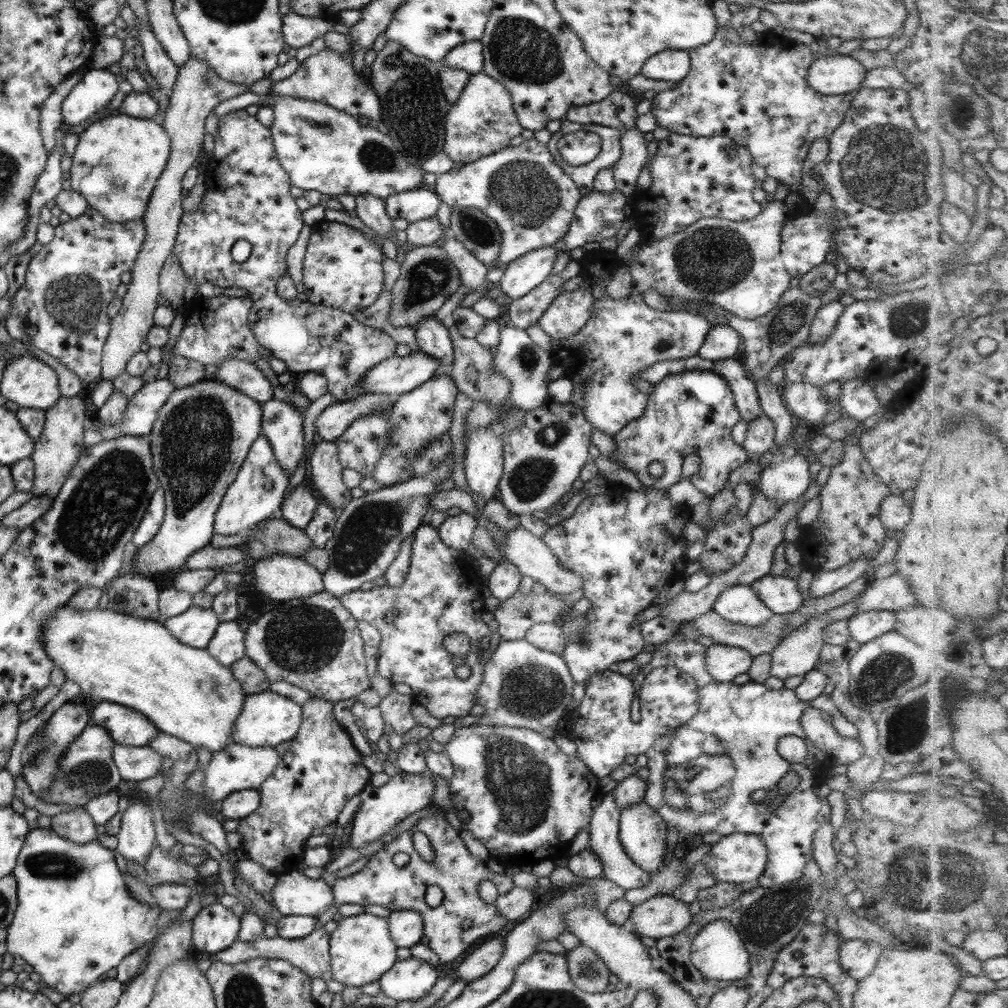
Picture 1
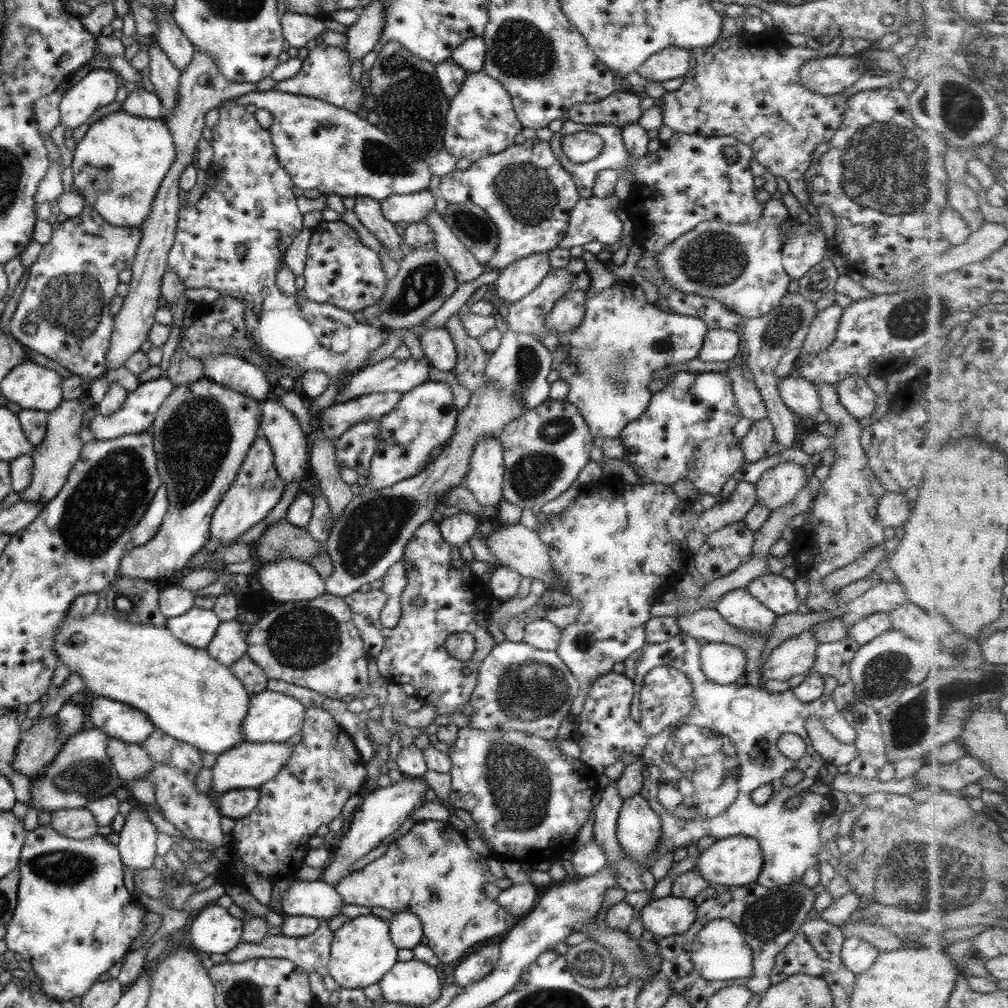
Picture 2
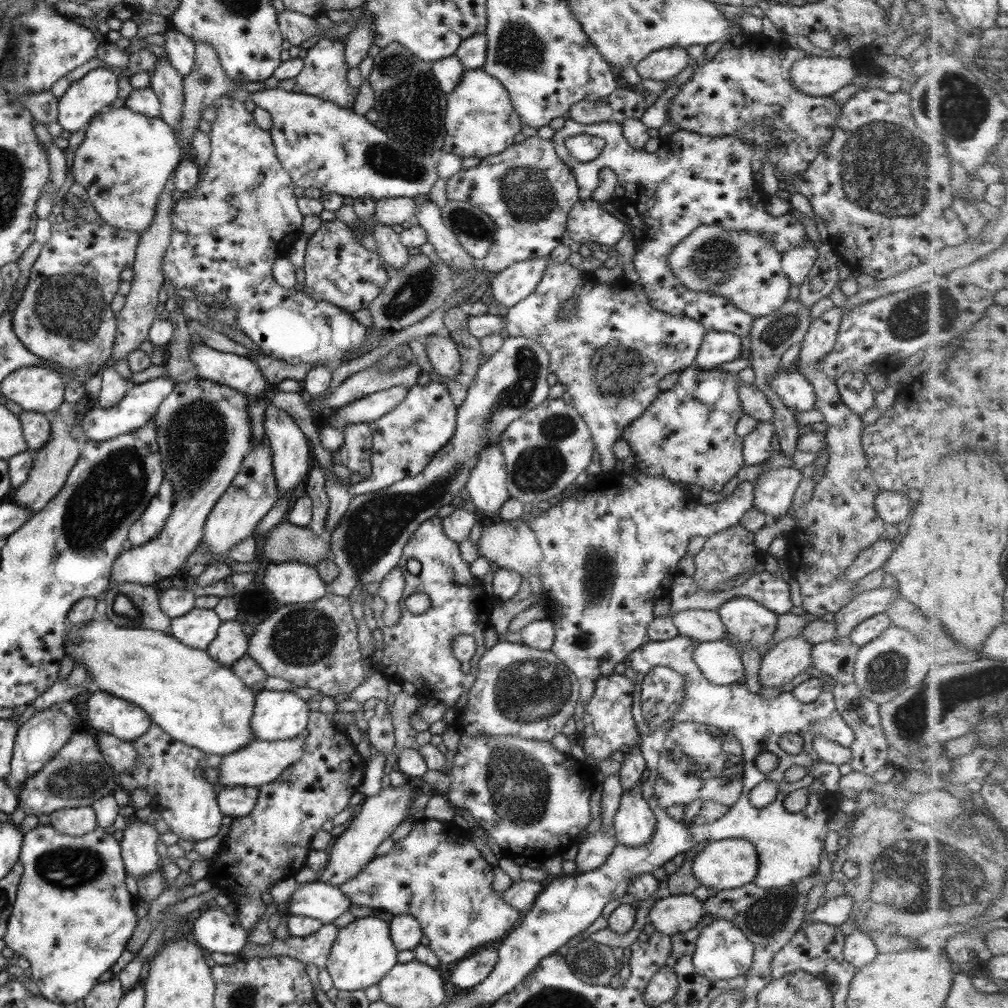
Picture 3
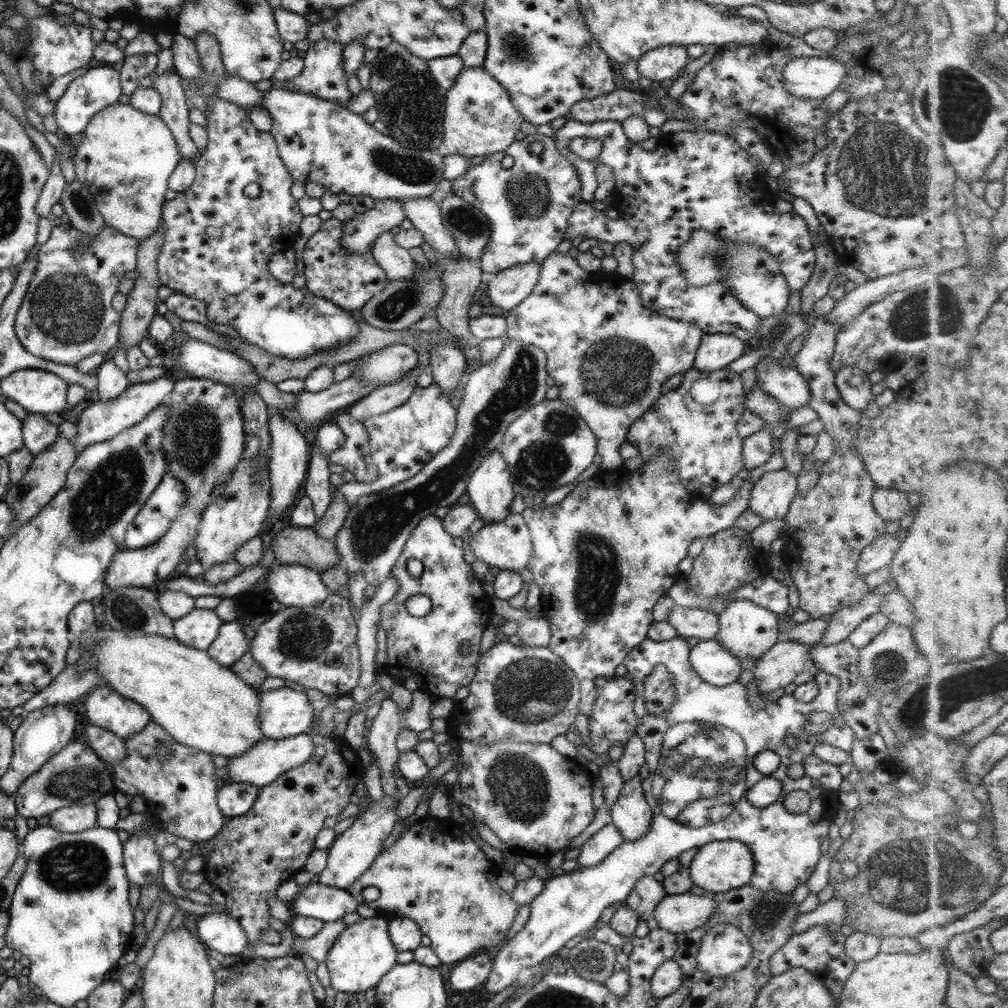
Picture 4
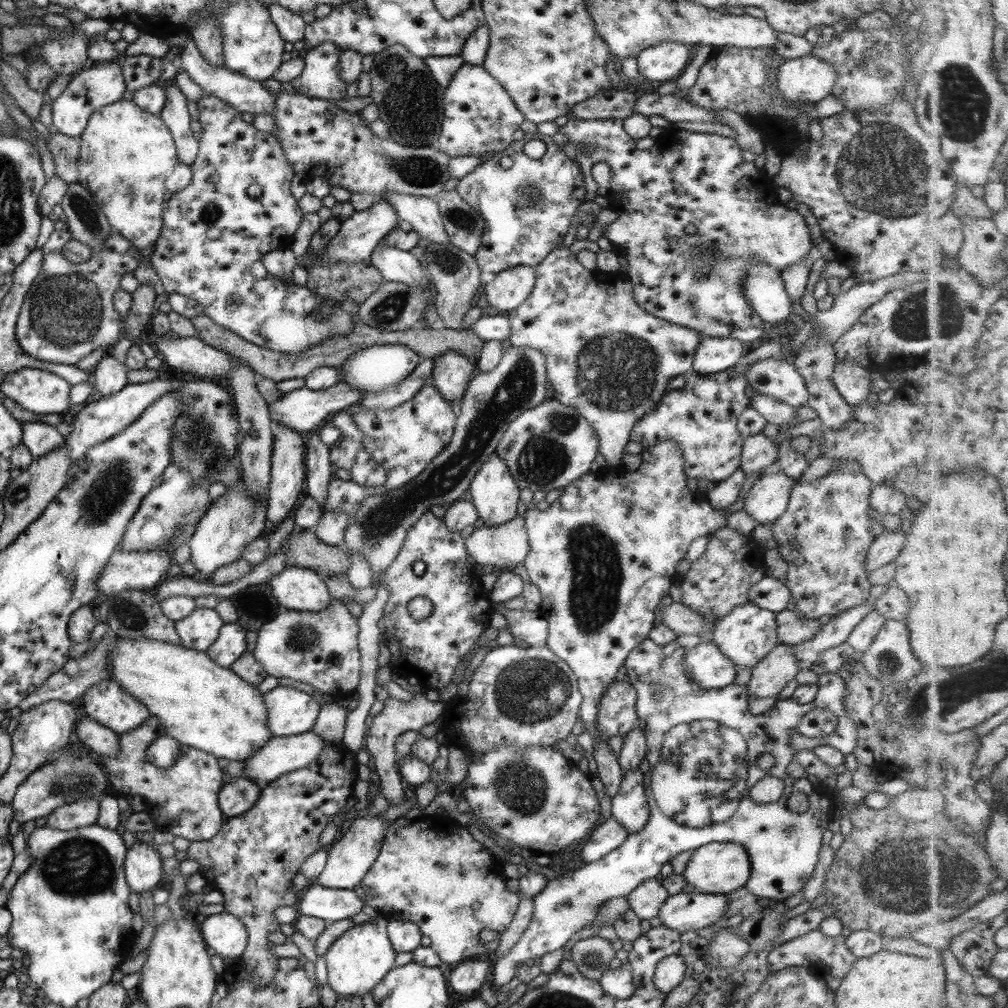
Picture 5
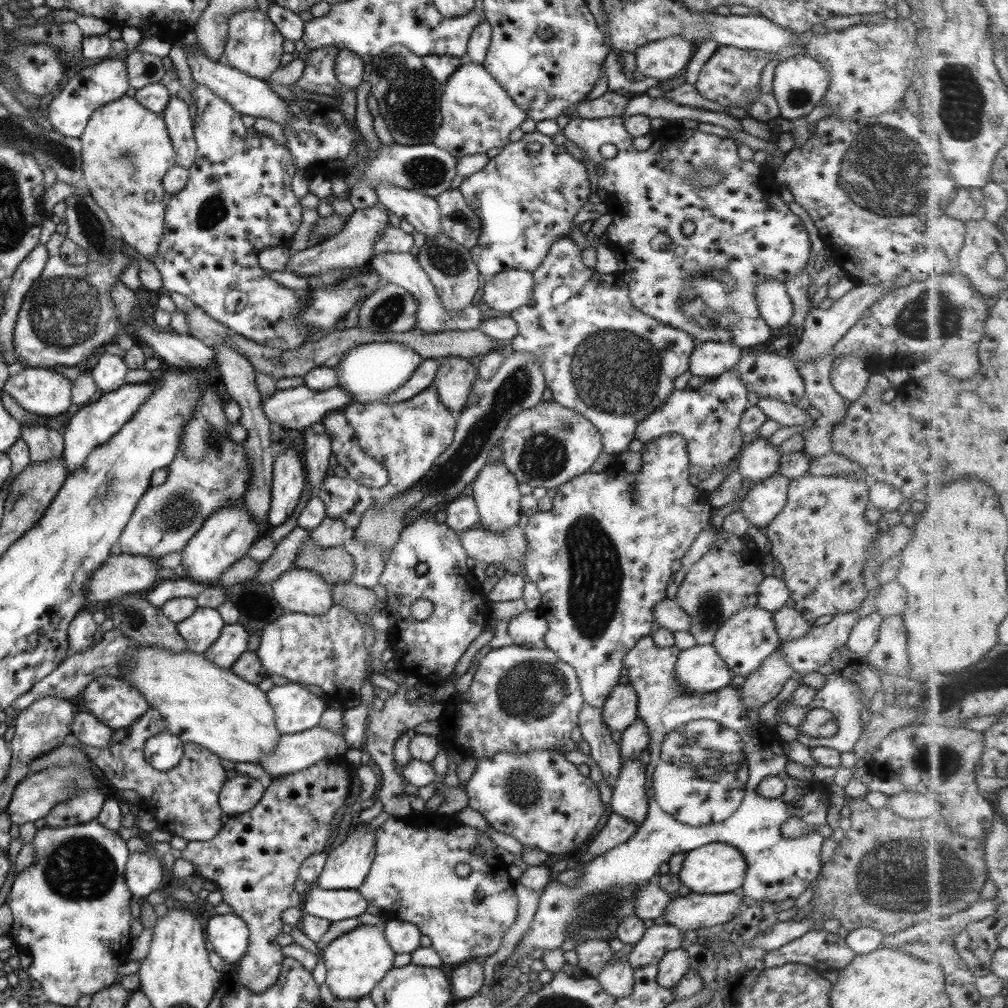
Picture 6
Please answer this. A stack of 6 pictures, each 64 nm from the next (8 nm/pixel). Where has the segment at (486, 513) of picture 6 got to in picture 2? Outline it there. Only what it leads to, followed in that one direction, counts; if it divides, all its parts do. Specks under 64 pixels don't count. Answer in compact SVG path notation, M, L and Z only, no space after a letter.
M483 436L471 450L462 486L471 492L479 506L497 507L502 499L504 474L501 444L498 439Z

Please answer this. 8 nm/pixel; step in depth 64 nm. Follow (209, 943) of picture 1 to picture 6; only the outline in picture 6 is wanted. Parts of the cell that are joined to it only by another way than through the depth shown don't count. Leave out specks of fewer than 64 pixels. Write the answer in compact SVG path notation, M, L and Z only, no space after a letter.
M233 913L214 915L207 920L204 931L213 952L234 967L248 946L247 925Z

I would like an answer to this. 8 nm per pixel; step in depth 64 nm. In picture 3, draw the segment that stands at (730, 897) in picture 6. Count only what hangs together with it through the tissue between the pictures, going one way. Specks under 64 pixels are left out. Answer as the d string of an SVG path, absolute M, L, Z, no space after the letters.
M693 895L661 897L649 908L647 918L655 932L671 936L693 928L703 916L703 901Z

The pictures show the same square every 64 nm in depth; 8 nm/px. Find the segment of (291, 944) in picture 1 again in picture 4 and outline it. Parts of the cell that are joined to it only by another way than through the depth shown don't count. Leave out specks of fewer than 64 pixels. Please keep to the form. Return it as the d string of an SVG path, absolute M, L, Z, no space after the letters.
M336 920L324 923L319 932L311 938L295 937L292 947L293 956L300 958L305 955L317 963L324 962L326 953L329 951L329 948L332 948L337 936L339 936L345 927L343 921Z

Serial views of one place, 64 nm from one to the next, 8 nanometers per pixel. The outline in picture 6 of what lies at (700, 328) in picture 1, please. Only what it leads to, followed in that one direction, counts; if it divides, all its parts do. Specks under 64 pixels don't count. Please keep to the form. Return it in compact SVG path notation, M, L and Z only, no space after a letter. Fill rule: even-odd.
M563 236L551 244L549 251L543 258L541 264L539 264L539 266L537 266L537 268L535 268L532 272L533 288L531 289L531 296L529 297L529 300L523 304L523 306L518 306L515 310L512 310L507 314L513 319L513 321L515 321L517 331L515 332L515 336L512 336L511 340L506 344L508 346L508 350L527 352L527 354L531 354L531 356L537 360L539 368L543 370L545 386L551 390L551 400L561 406L564 406L565 408L575 410L579 412L579 414L583 415L583 417L585 417L585 419L587 419L589 423L591 423L595 428L597 428L597 431L599 431L602 452L615 457L620 453L628 451L627 446L629 446L629 442L634 439L635 426L637 426L639 421L643 420L647 414L651 414L651 412L653 412L659 404L663 404L663 400L665 400L665 398L667 398L674 389L673 380L675 380L679 374L683 374L685 370L689 370L689 357L691 357L691 353L693 352L693 347L695 347L696 342L692 340L691 336L689 336L687 332L683 332L683 330L679 330L677 328L671 328L671 326L667 326L667 324L661 324L658 320L651 318L651 316L644 315L643 312L639 312L637 308L633 308L633 304L631 304L629 300L627 286L625 286L625 283L611 273L602 274L596 272L595 269L585 267L585 265L583 265L580 261L581 252L582 251L574 244L573 240L569 239L567 236ZM561 285L569 288L571 296L569 296L563 304L553 305L551 303L551 292L553 292L555 288L559 288Z

